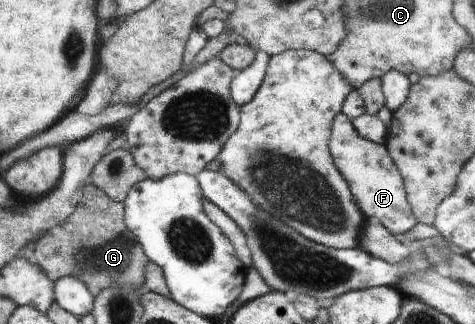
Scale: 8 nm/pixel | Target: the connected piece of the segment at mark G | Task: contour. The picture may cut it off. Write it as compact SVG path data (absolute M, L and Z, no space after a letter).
M86 183L81 204L61 226L36 241L35 257L54 282L64 276L82 280L90 294L100 295L112 284L141 286L146 280L144 269L150 262L137 236L125 224L125 206L106 196L102 188Z

